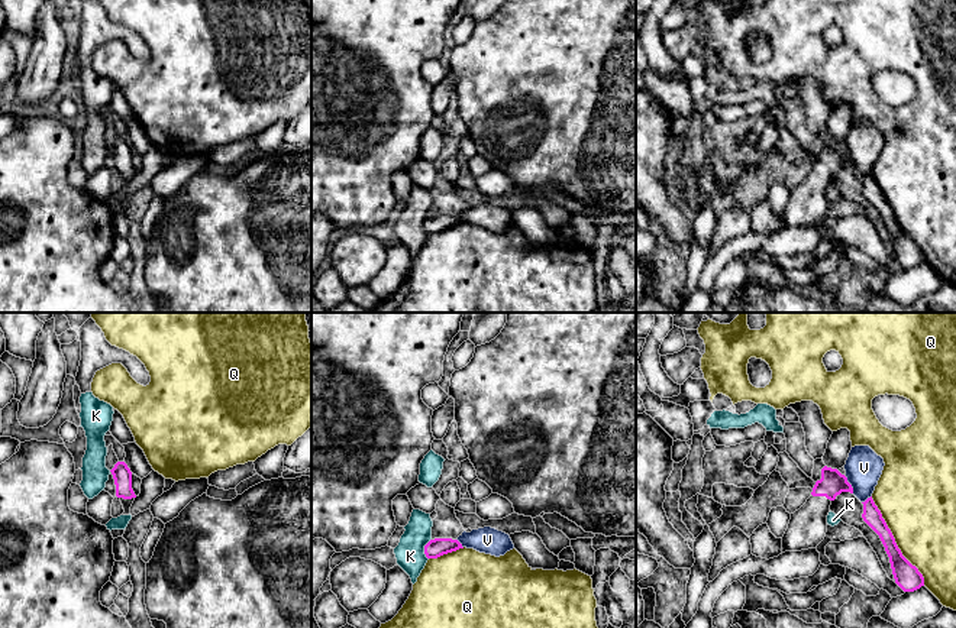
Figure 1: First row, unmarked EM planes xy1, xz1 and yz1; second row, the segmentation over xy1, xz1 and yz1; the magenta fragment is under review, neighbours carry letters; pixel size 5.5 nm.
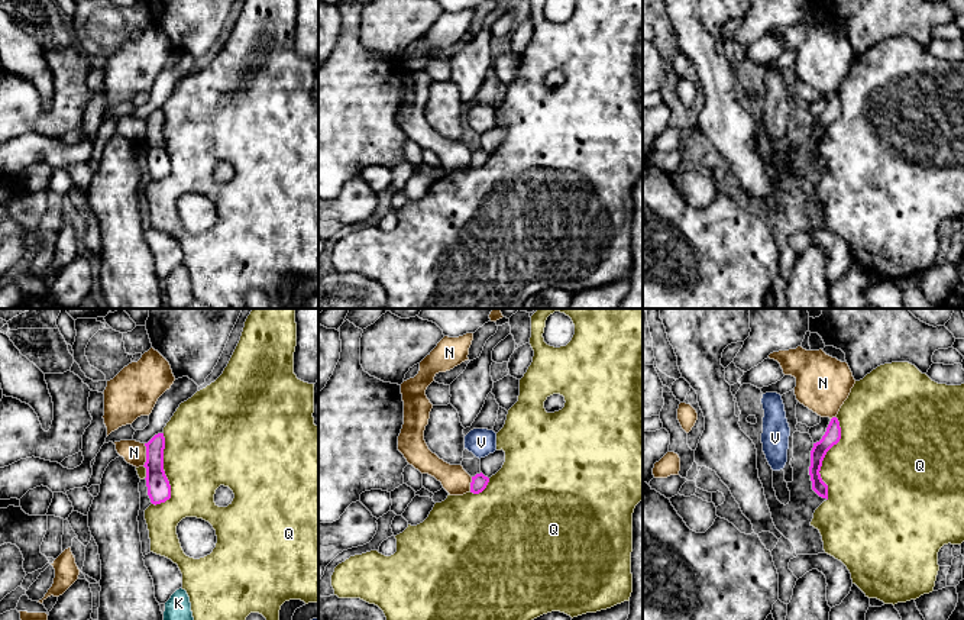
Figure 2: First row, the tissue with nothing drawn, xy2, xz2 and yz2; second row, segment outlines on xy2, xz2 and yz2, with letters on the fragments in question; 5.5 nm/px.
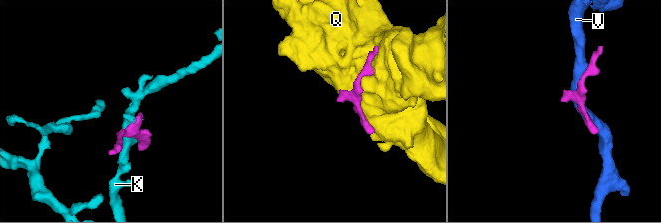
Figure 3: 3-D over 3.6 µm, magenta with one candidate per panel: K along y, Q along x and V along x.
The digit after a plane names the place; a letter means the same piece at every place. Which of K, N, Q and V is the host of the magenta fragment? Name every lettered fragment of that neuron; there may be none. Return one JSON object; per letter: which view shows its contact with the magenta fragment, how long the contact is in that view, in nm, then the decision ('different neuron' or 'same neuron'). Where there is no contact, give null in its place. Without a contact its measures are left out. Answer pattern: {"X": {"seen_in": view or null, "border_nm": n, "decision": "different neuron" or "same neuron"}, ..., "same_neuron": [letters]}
{"K": {"seen_in": "xz1", "border_nm": 120, "decision": "different neuron"}, "N": {"seen_in": "xy2", "border_nm": 130, "decision": "different neuron"}, "Q": {"seen_in": "yz1", "border_nm": 600, "decision": "different neuron"}, "V": {"seen_in": "yz1", "border_nm": 110, "decision": "different neuron"}, "same_neuron": []}

